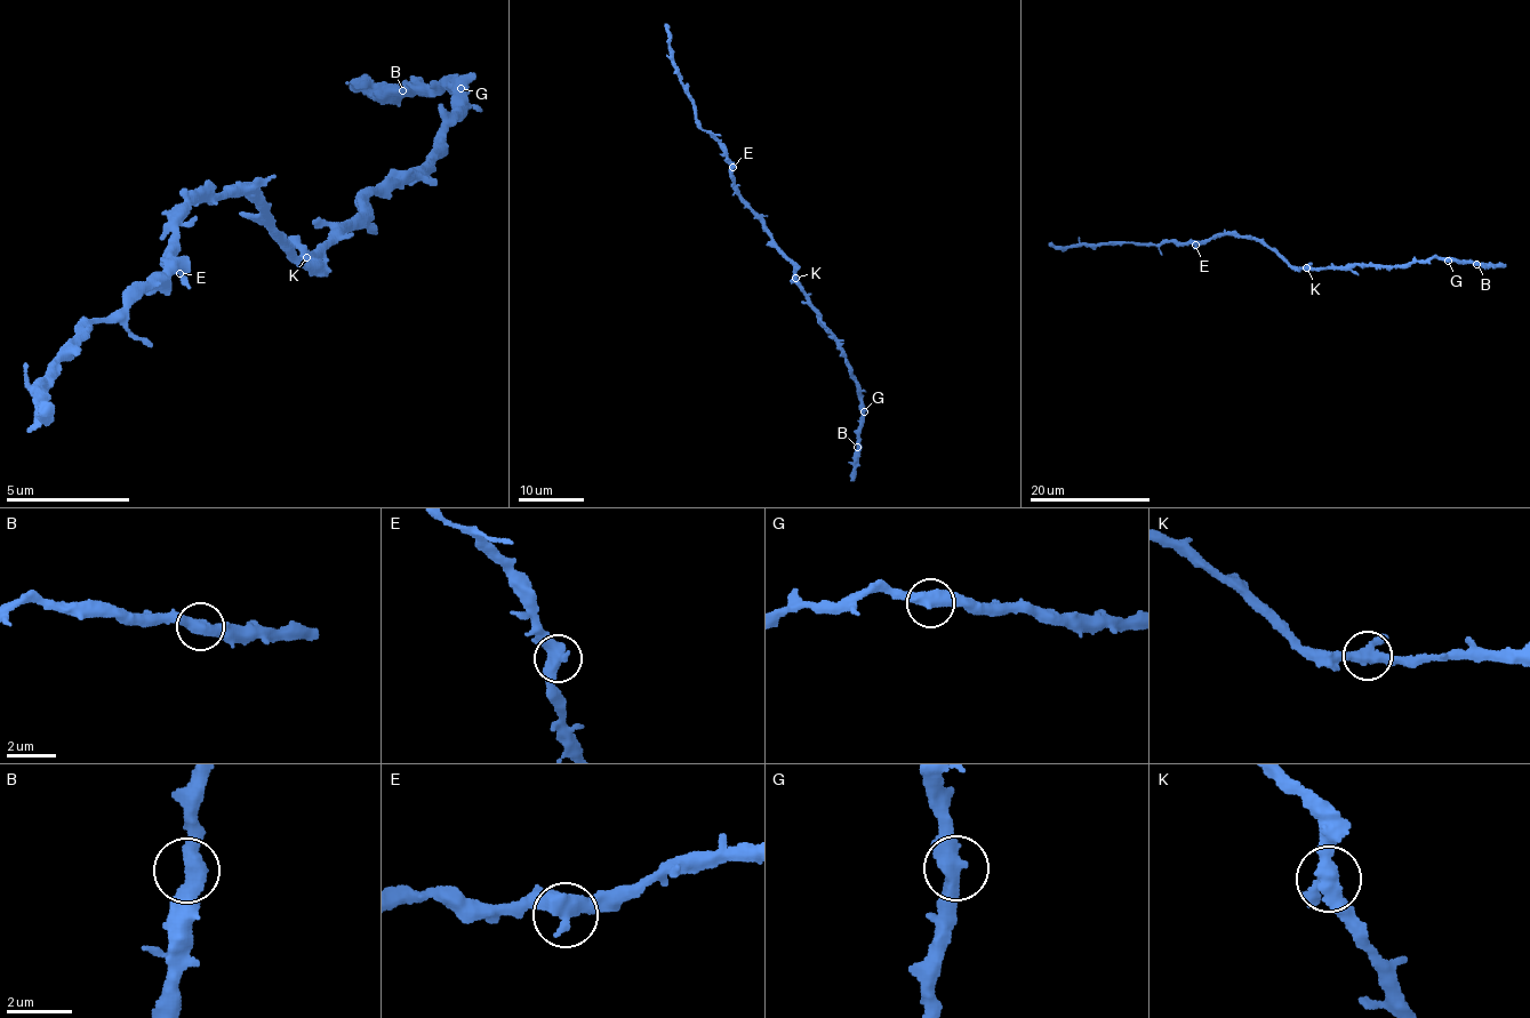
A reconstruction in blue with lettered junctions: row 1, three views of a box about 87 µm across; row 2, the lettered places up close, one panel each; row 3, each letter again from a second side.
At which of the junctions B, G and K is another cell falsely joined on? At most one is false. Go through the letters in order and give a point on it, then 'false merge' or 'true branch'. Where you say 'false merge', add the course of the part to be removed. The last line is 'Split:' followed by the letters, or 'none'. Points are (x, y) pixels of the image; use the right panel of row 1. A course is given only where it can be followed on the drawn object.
B: place (1476, 264); true branch
G: place (1448, 261); true branch
K: place (1306, 267); true branch
Split: none

